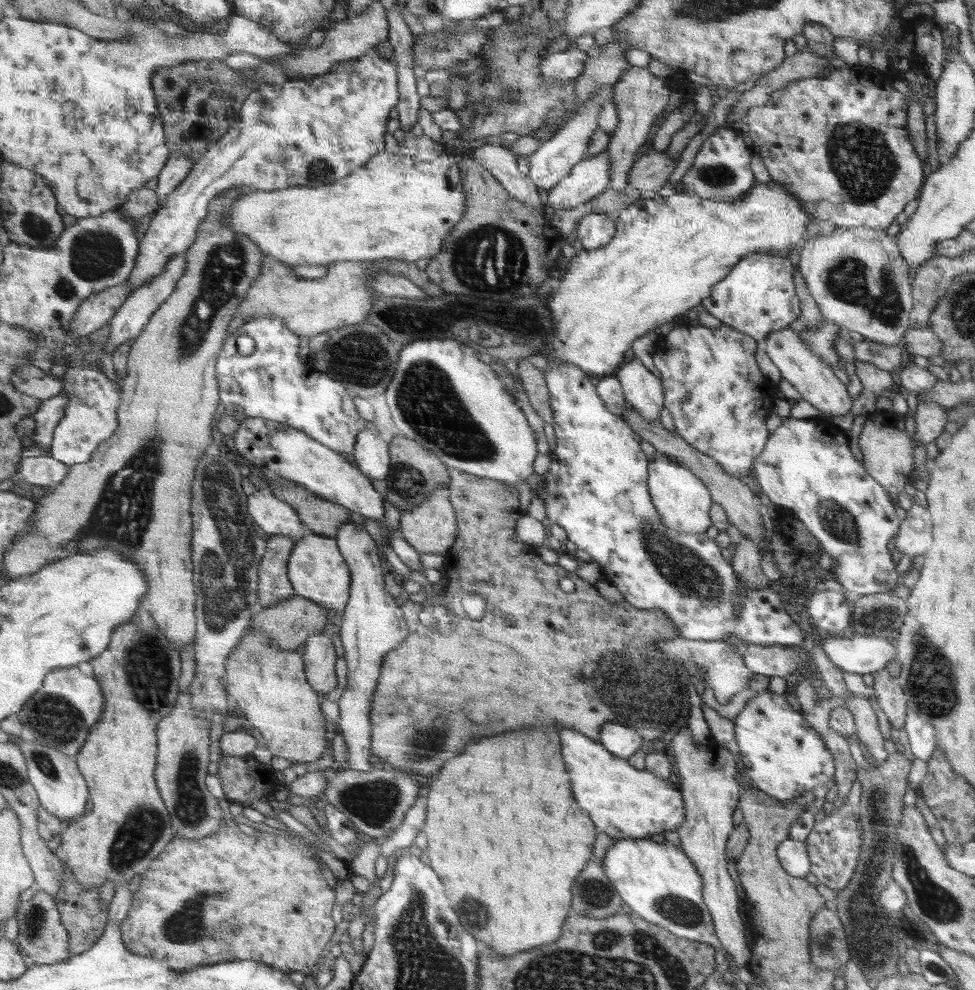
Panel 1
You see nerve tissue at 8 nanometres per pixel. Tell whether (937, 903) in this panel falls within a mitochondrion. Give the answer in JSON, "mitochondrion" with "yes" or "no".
{"mitochondrion":"yes"}

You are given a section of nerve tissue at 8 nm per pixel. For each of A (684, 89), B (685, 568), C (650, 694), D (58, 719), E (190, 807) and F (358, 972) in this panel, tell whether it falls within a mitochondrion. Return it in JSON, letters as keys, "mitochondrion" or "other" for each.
{"A":"other","B":"mitochondrion","C":"mitochondrion","D":"mitochondrion","E":"mitochondrion","F":"other"}

